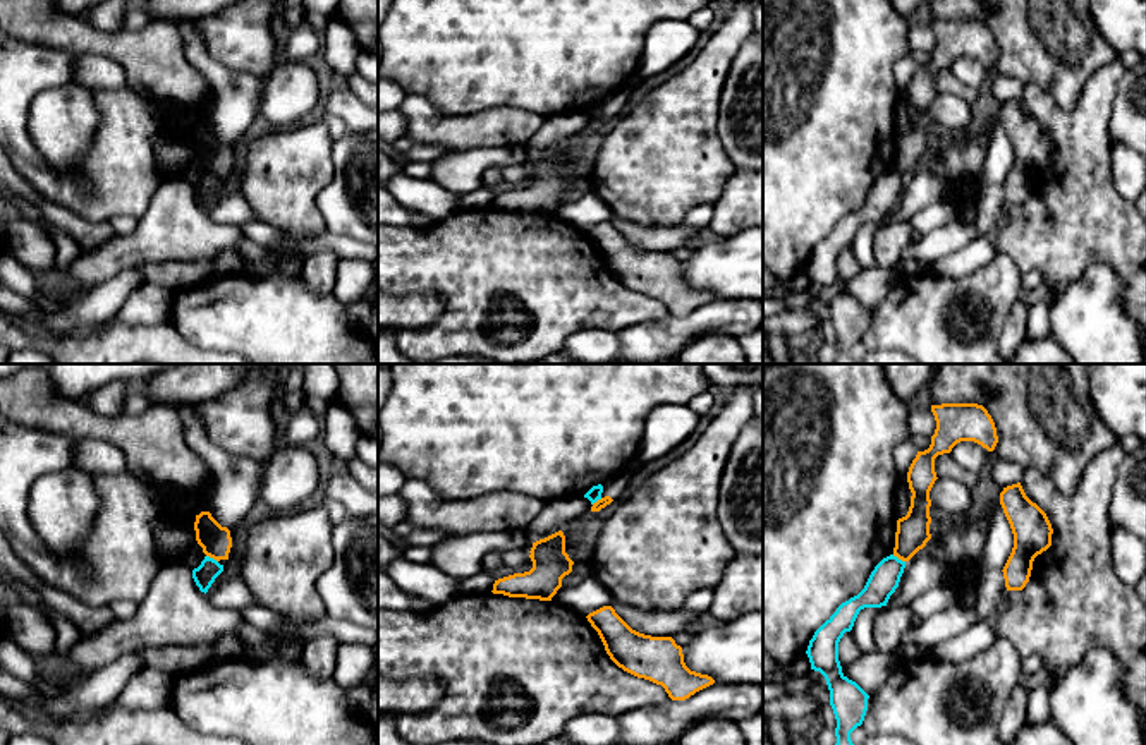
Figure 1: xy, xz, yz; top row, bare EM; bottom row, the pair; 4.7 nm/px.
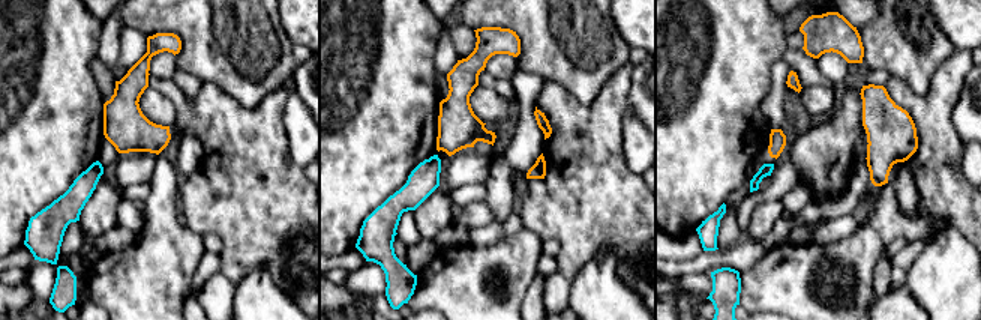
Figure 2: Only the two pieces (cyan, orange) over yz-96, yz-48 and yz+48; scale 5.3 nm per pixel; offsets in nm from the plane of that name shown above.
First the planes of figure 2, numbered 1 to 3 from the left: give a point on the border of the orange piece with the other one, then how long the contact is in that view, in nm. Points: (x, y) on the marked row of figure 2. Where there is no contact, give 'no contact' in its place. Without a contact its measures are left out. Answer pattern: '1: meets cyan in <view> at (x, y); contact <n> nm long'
1: no contact
2: no contact
3: no contact

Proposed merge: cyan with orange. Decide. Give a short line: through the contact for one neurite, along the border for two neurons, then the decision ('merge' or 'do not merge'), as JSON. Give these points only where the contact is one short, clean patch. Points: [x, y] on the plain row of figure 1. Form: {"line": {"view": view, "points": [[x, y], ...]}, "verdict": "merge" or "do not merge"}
{"line": {"view": "yz", "points": [[892, 170], [904, 177]]}, "verdict": "do not merge"}

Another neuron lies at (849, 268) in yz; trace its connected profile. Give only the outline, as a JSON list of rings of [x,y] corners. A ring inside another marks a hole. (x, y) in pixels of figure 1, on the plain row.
[[[852,245],[845,247],[844,252],[838,257],[838,276],[840,282],[850,282],[861,273],[861,266],[857,259],[854,257]]]

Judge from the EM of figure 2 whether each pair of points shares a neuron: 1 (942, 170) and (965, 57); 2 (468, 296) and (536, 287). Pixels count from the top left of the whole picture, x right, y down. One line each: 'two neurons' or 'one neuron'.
1: one neuron
2: two neurons

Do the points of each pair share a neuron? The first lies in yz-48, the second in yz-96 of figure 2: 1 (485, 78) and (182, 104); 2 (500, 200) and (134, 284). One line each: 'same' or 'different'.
1: same
2: same

